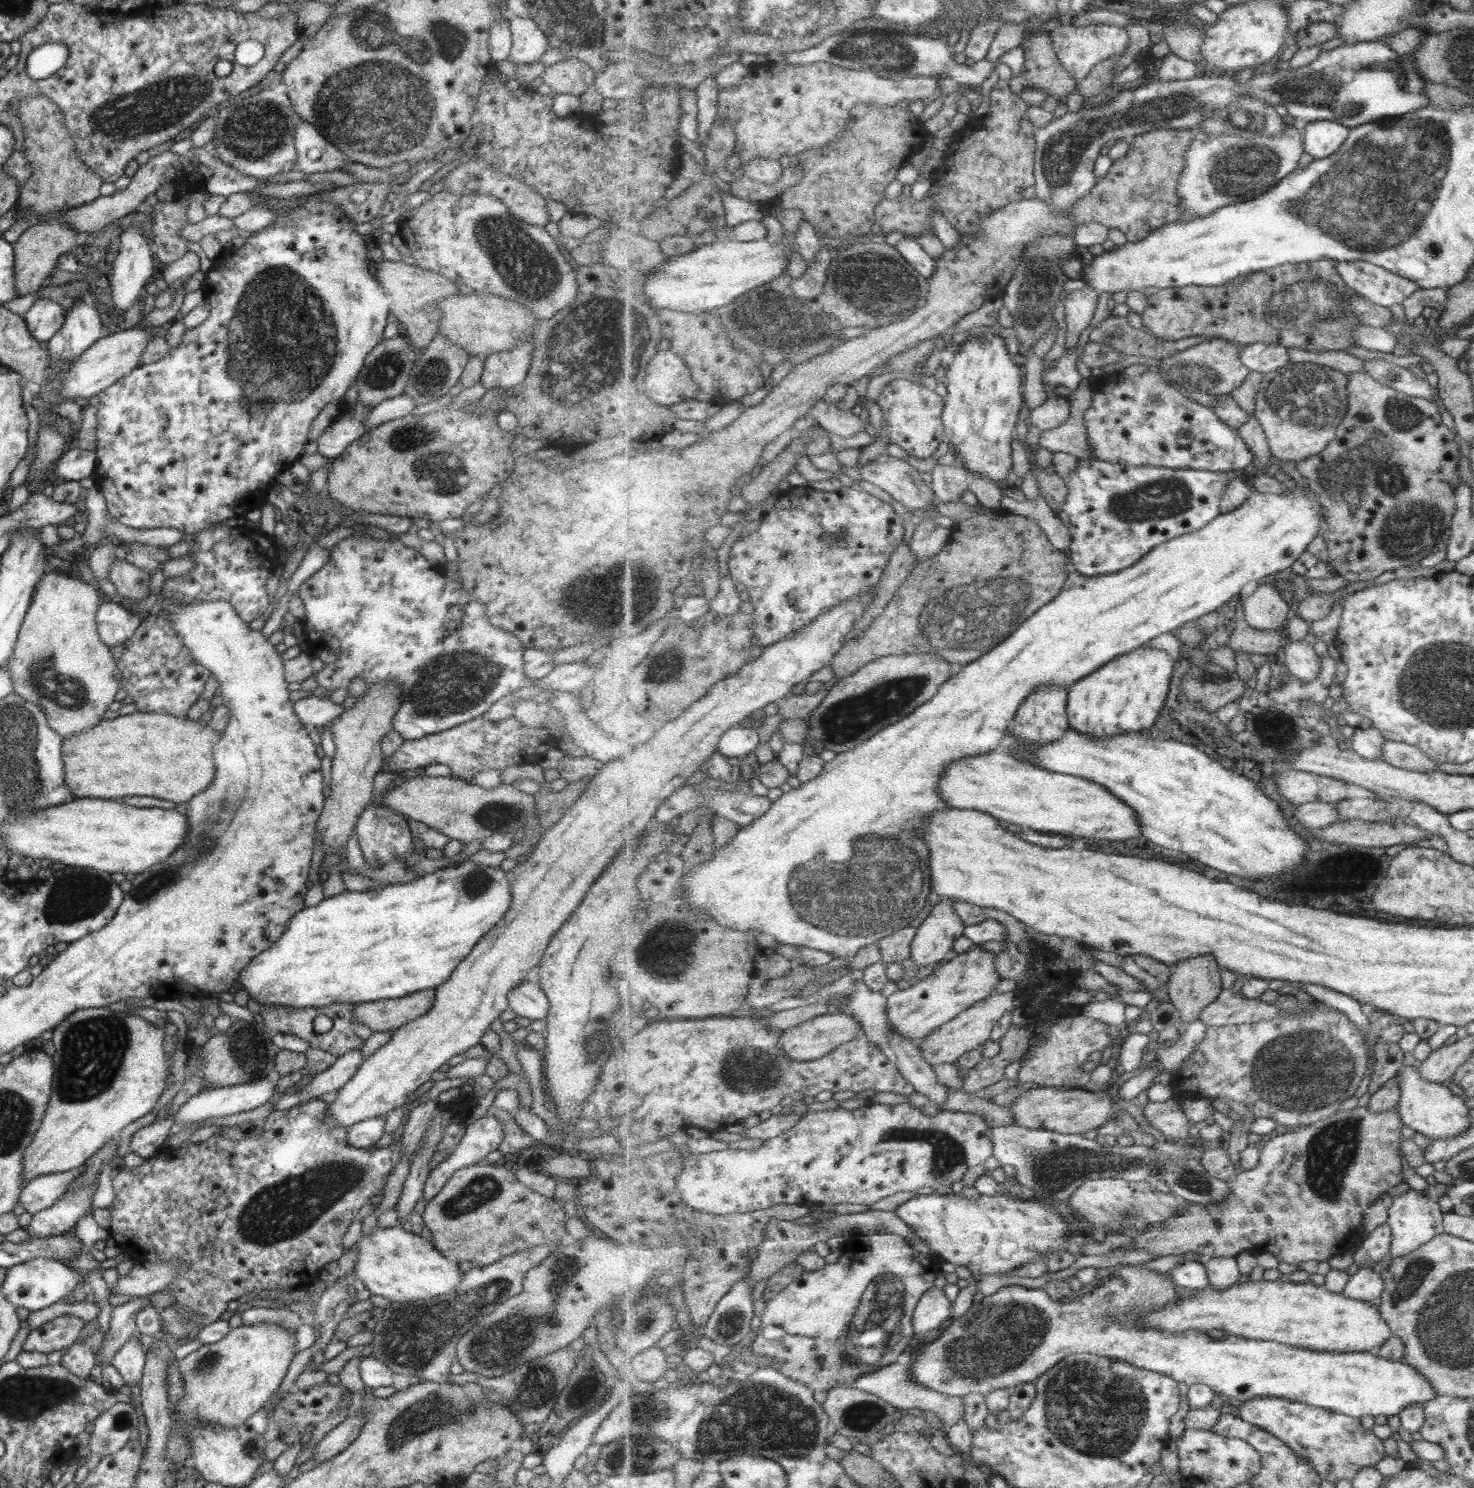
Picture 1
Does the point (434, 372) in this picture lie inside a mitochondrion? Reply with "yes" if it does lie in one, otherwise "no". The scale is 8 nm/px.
yes

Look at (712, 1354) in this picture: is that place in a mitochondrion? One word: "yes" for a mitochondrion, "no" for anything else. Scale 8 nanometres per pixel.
no

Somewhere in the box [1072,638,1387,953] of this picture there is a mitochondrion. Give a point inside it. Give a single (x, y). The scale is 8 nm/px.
(1207, 674)

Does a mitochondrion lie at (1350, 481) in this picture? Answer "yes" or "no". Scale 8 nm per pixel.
yes

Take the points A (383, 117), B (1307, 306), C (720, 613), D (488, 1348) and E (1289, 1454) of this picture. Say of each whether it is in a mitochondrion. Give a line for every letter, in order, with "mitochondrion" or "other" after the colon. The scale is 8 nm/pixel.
A: mitochondrion
B: mitochondrion
C: other
D: mitochondrion
E: other

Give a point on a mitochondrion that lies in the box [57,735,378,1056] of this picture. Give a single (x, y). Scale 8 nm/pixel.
(151, 886)

